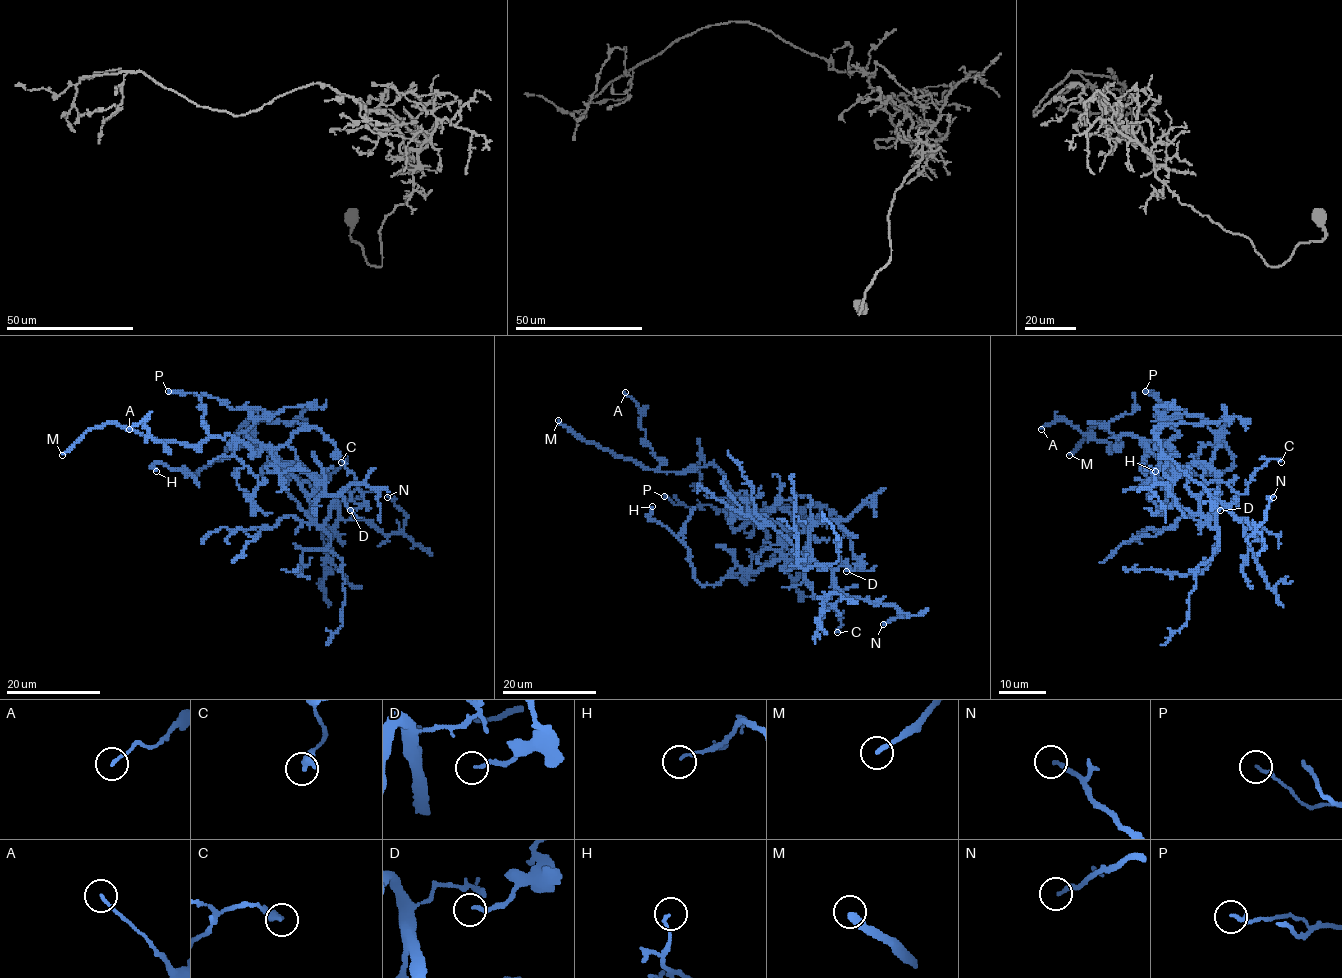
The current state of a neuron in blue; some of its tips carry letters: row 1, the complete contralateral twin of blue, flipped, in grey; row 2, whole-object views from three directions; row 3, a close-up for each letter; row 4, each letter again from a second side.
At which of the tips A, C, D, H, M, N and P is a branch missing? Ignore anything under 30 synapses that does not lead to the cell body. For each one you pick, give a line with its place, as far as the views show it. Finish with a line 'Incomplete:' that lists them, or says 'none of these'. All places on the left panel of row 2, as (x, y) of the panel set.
M: place (62, 455)
Incomplete: M

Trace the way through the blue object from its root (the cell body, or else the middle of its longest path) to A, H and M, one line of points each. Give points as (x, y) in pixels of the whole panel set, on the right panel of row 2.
A: (1172, 458), (1171, 446), (1155, 455), (1129, 435), (1114, 437), (1121, 443), (1111, 445), (1065, 420), (1041, 429)
H: (1172, 458), (1171, 471), (1200, 462), (1207, 466), (1222, 444), (1233, 466), (1194, 475), (1168, 463), (1155, 471)
M: (1172, 458), (1171, 446), (1155, 455), (1129, 435), (1114, 437), (1119, 445), (1101, 423), (1069, 455)

